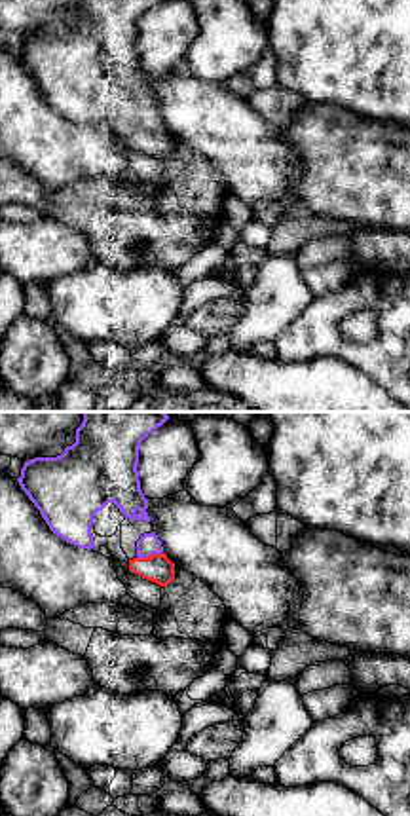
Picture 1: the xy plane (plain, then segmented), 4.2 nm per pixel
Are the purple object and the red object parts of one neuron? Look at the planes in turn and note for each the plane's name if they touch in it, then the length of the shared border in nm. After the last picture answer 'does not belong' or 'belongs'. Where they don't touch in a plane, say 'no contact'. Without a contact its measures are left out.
meets purple in xy; contact 120 nm long

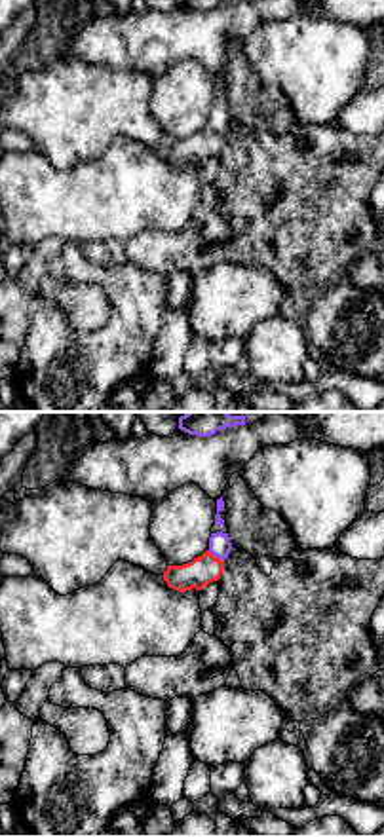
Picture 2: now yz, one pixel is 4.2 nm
meets purple in yz; contact 90 nm long

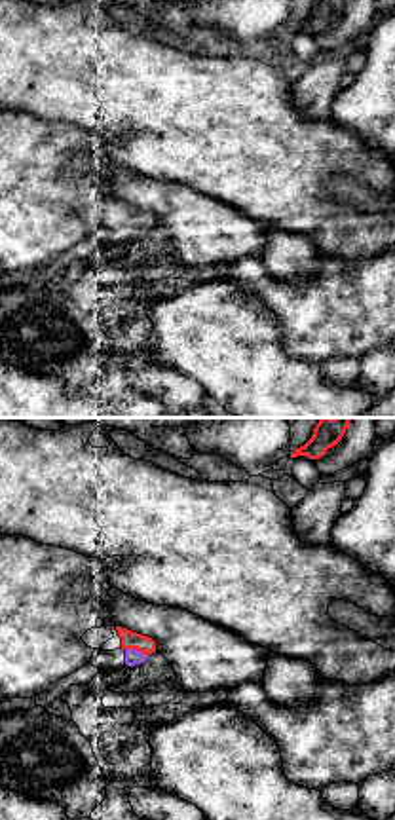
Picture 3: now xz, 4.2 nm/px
meets purple in xz; contact 100 nm long

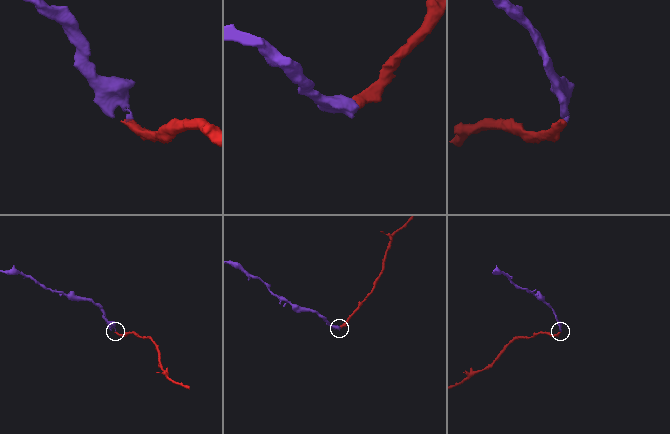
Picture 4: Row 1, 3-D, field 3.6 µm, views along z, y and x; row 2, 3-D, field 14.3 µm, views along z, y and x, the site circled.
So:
belongs

